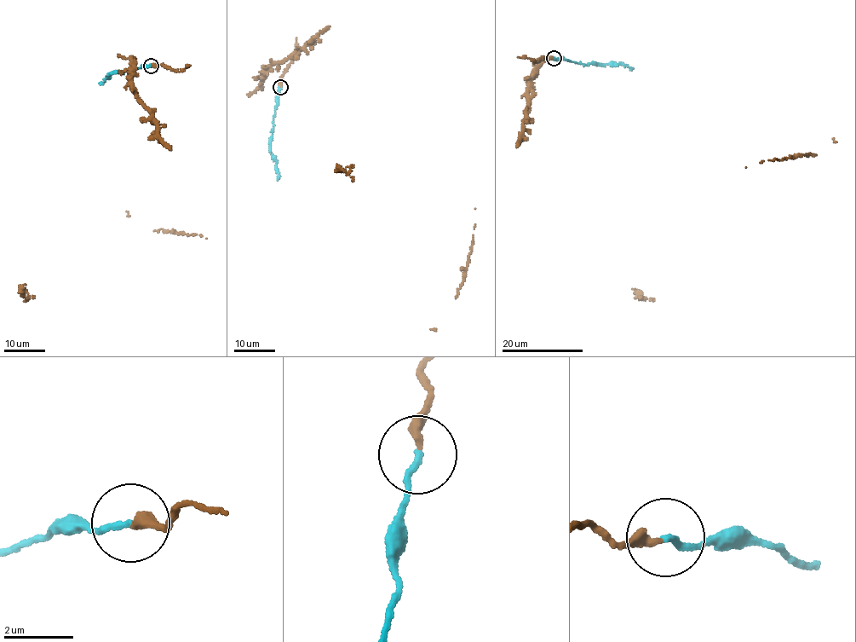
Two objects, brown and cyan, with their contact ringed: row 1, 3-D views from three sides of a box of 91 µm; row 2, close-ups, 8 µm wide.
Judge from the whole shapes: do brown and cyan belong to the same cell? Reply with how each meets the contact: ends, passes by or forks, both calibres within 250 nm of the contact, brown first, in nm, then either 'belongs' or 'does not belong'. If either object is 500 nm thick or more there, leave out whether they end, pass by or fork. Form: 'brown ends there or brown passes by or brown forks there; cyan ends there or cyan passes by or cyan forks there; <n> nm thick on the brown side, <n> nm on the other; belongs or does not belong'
brown ends there; cyan ends there; 280 nm thick on the brown side, 180 nm on the other; belongs

